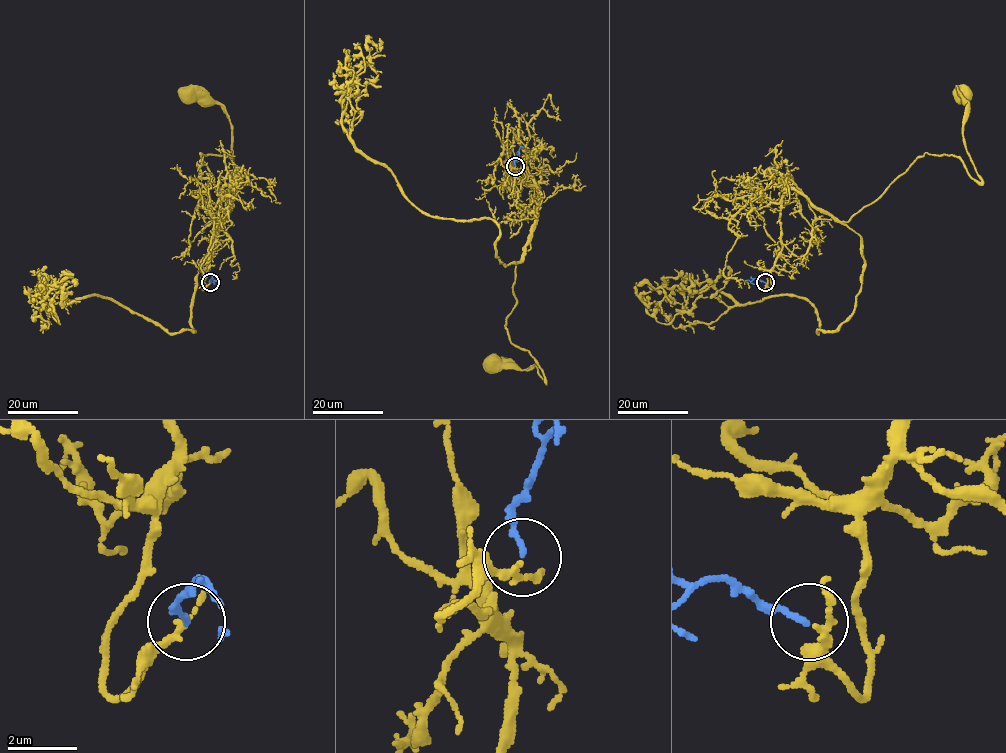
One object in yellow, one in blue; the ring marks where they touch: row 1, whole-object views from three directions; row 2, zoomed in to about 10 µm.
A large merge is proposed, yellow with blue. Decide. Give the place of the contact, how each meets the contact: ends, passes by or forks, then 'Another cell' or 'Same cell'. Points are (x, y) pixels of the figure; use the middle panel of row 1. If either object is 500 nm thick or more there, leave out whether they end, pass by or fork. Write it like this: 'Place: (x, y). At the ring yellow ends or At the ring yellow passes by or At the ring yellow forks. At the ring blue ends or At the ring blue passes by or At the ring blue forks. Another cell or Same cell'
Place: (515, 166). At the ring yellow passes by. At the ring blue ends. Same cell

